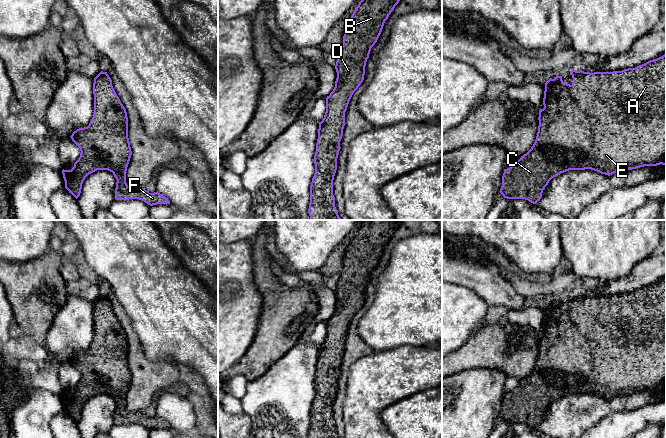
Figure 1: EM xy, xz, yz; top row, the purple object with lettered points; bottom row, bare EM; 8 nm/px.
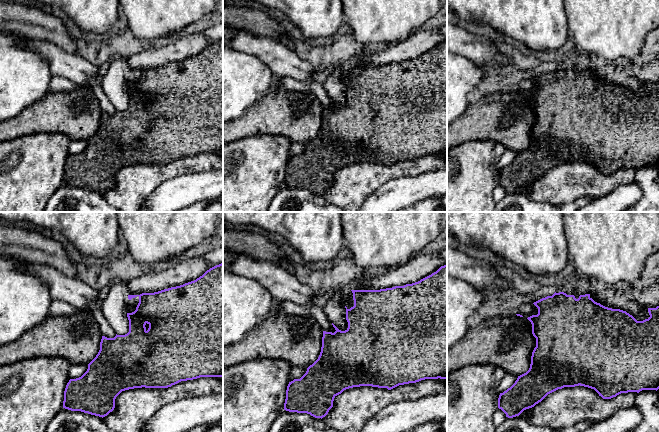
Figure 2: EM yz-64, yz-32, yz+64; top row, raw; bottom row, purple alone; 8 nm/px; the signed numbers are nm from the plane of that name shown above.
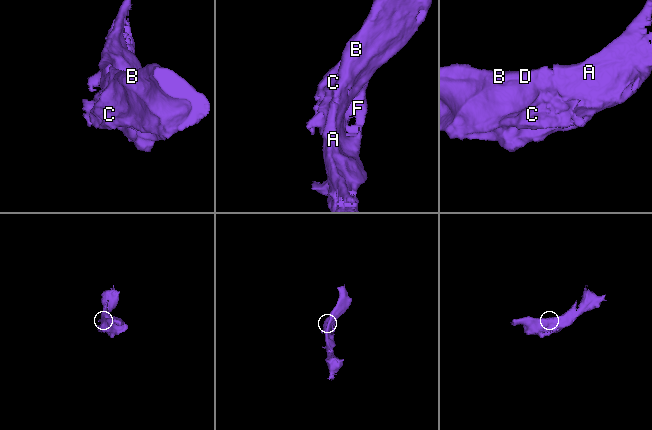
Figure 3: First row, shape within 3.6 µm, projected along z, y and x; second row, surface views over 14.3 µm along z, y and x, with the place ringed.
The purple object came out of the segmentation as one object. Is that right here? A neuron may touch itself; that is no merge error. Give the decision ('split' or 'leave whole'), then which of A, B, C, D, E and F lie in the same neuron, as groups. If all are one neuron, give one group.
leave whole; groups A B C D E F

